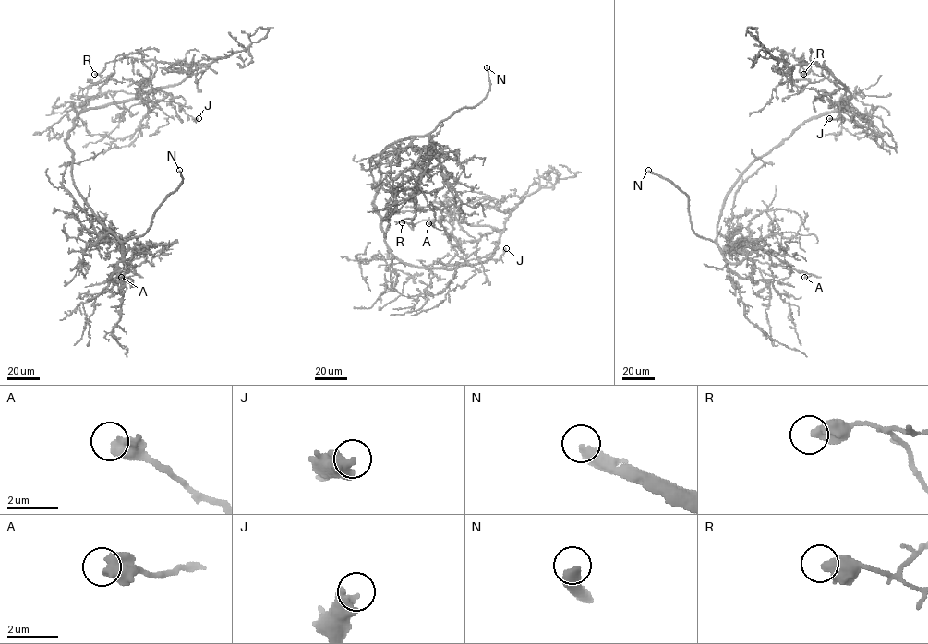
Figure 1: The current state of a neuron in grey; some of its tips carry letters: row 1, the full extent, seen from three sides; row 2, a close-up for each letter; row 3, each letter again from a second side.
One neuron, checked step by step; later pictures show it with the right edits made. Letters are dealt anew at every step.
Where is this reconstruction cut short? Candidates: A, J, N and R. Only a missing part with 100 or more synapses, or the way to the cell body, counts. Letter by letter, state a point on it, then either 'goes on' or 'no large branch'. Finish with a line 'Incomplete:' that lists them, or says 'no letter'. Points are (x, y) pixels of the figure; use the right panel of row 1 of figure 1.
A: place (804, 277); no large branch
J: place (829, 118); no large branch
N: place (648, 170); goes on
R: place (803, 74); no large branch
Incomplete: N

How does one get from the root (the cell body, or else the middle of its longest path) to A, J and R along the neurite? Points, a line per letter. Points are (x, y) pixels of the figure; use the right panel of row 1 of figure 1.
A: (796, 129), (741, 173), (724, 203), (717, 243), (731, 263), (765, 249), (811, 275), (804, 277)
J: (796, 129), (806, 121), (842, 108), (849, 100), (837, 102), (840, 117), (829, 118)
R: (796, 129), (844, 107), (850, 97), (825, 67), (801, 57), (810, 66), (803, 74)

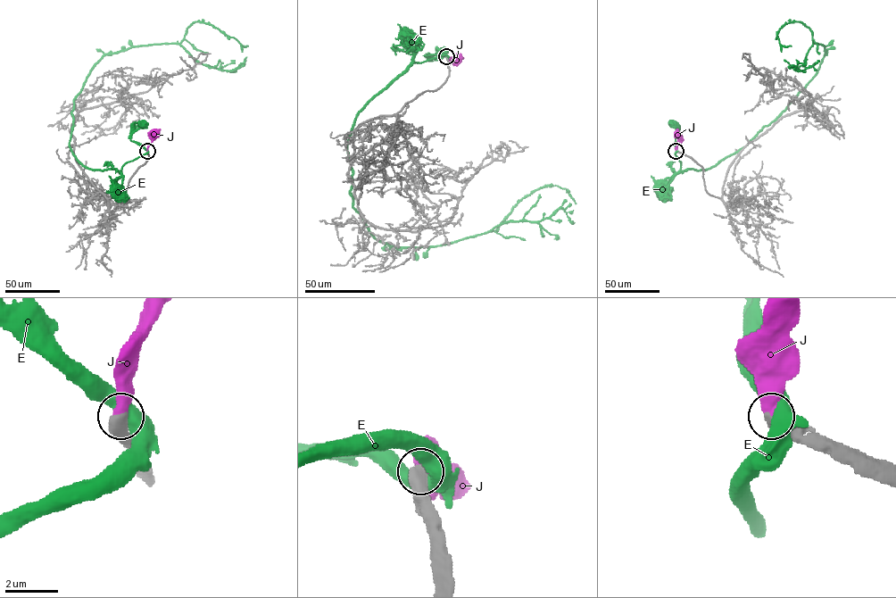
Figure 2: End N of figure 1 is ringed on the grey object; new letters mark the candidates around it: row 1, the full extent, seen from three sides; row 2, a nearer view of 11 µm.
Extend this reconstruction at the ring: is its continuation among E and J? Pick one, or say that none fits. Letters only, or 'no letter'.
J

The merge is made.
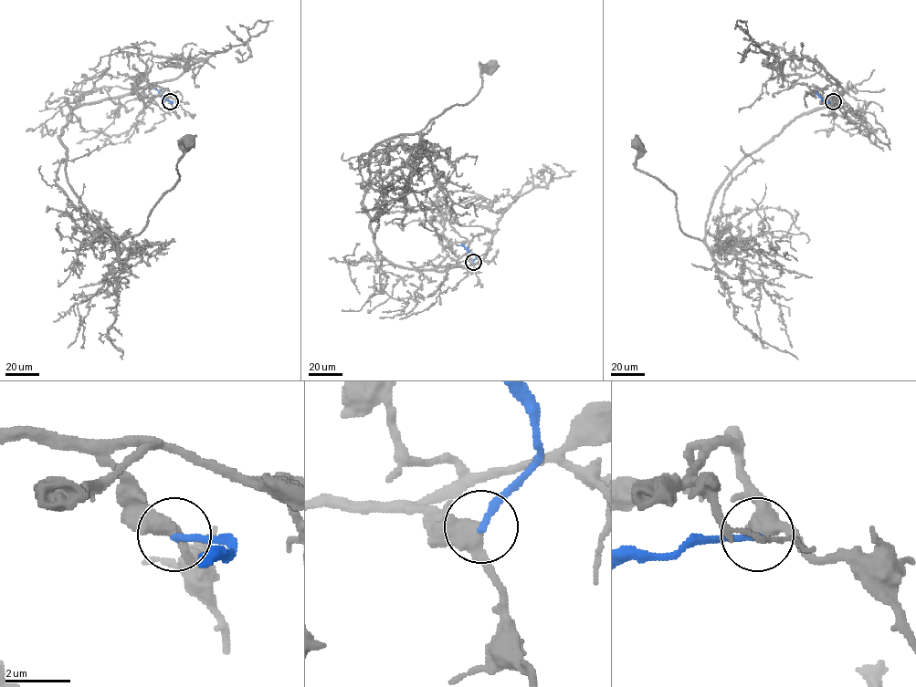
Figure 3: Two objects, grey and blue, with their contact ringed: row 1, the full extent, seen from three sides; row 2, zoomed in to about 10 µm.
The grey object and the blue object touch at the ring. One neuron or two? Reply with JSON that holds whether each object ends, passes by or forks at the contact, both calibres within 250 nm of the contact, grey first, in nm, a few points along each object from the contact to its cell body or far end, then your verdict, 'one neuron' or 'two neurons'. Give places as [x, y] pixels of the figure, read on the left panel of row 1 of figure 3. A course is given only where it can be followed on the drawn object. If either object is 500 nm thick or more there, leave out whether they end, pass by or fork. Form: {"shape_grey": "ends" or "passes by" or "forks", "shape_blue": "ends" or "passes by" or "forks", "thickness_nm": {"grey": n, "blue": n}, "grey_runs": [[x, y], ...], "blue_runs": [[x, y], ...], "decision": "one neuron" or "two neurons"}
{"shape_grey": "passes by", "shape_blue": "ends", "thickness_nm": {"grey": 420, "blue": 200}, "grey_runs": [[170, 101], [126, 94], [74, 109], [59, 136], [67, 182], [115, 239], [136, 235], [179, 181], [188, 143]], "blue_runs": [[170, 101], [154, 88]], "decision": "two neurons"}

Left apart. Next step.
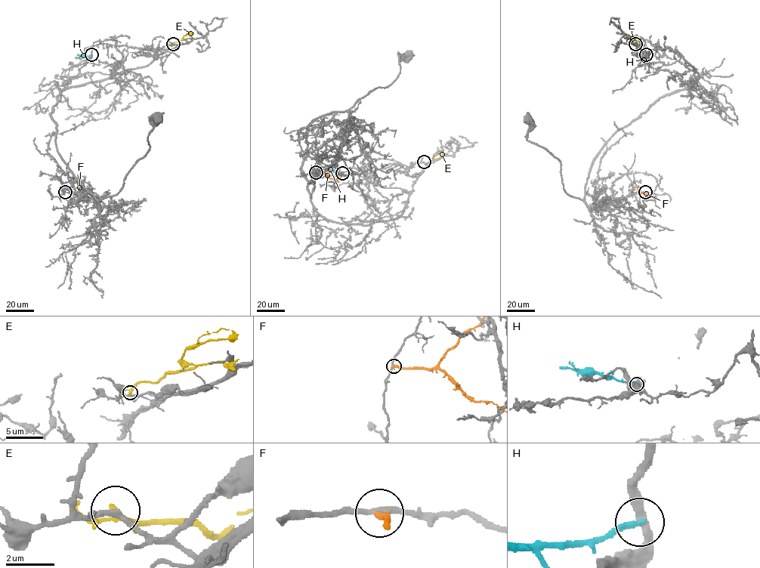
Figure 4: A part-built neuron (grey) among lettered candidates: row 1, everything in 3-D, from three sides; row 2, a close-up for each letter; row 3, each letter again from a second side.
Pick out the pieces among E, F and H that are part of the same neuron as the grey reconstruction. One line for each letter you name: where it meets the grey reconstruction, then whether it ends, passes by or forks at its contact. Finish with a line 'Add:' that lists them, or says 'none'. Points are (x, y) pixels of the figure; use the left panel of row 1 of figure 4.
Add: none

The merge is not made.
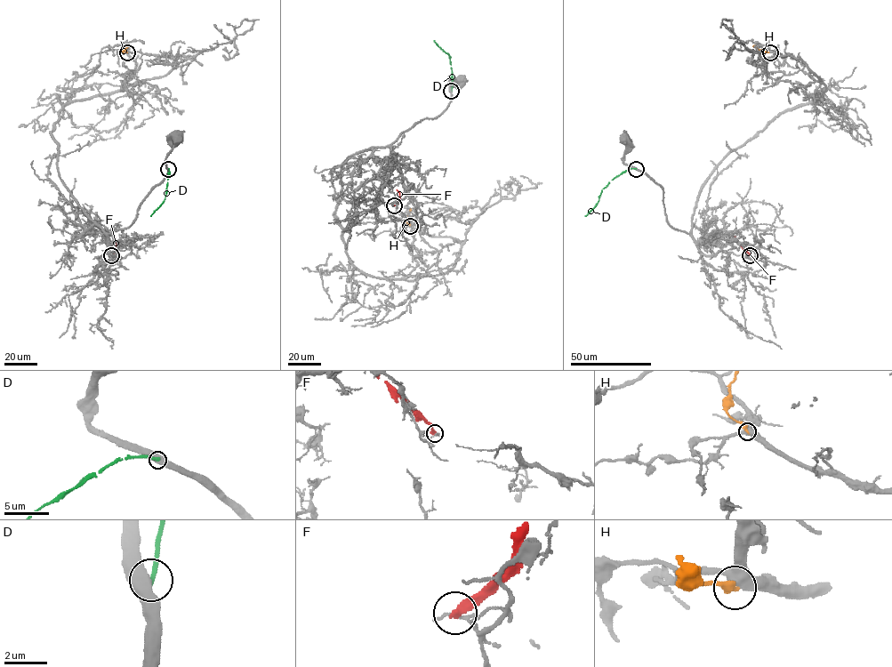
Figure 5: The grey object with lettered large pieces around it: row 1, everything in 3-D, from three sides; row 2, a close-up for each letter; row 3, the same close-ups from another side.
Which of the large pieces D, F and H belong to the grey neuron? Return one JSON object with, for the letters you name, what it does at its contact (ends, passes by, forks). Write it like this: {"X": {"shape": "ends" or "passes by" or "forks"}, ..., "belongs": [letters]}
{"belongs": []}

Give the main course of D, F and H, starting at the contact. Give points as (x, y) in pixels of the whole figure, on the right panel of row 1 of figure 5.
D: (636, 169), (629, 168), (614, 178), (602, 190), (597, 204), (585, 216)
F: (750, 255), (734, 237)
H: (770, 52), (753, 45)

